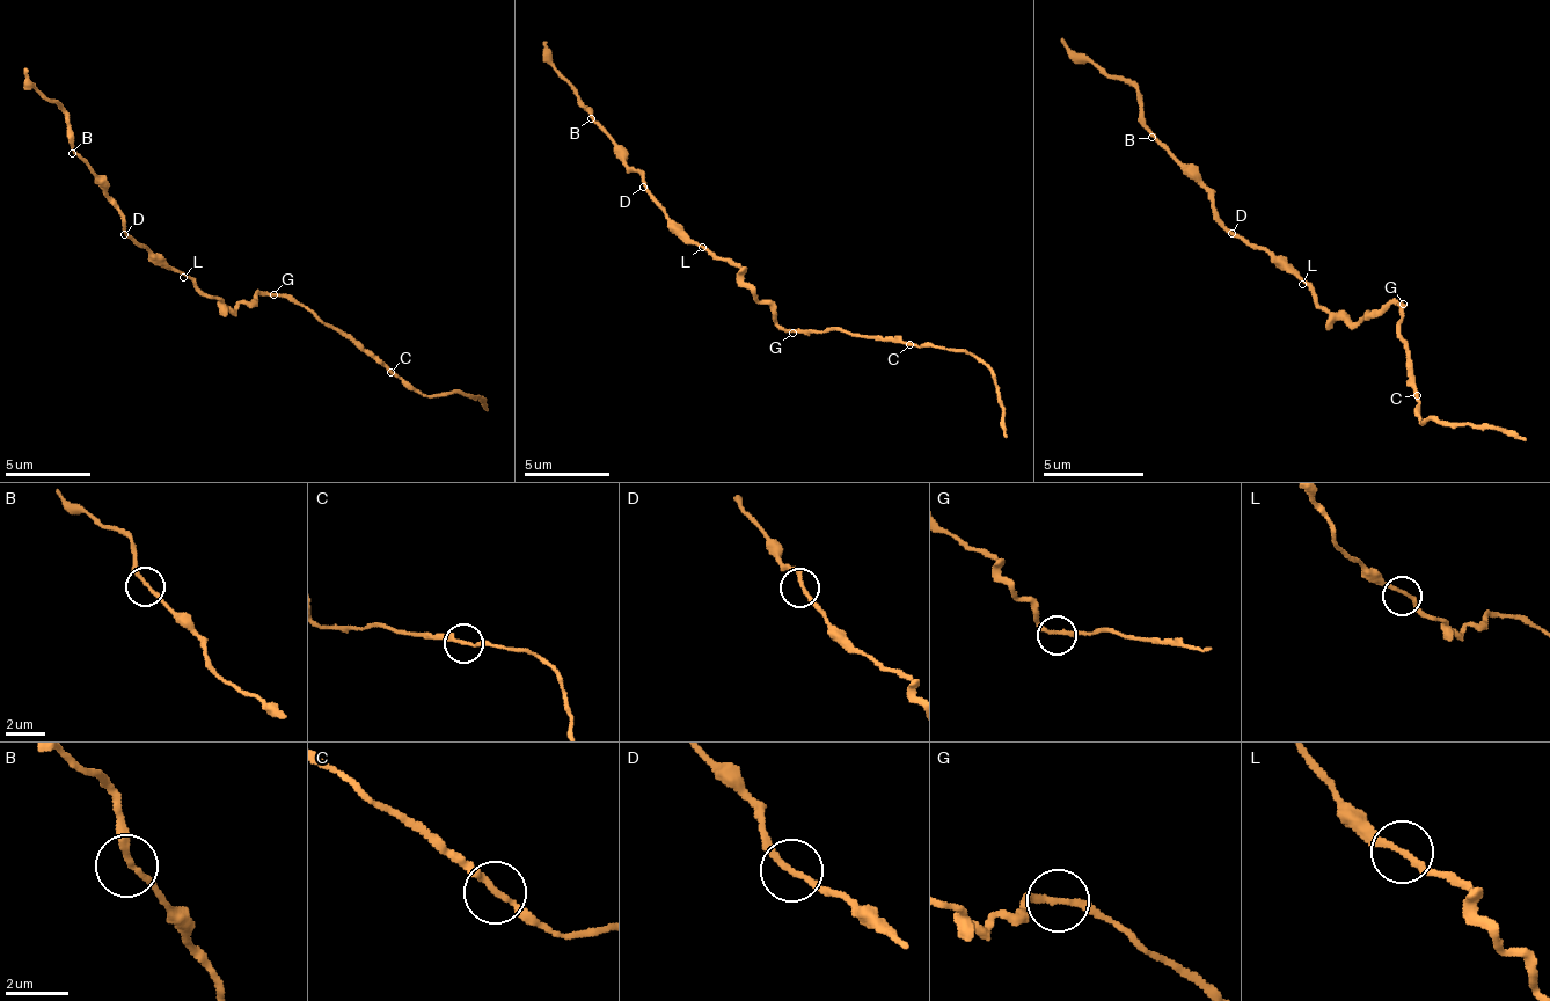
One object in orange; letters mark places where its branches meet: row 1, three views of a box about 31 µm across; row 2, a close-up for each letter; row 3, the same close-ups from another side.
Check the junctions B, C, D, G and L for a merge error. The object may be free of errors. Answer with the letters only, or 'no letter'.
no letter

